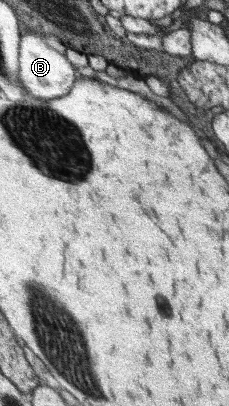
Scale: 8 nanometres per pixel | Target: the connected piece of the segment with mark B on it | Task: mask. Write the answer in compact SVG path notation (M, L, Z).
M27 31L20 42L20 79L28 95L38 99L56 99L64 97L73 89L76 79L75 65L67 53L60 53L50 47L38 32Z

